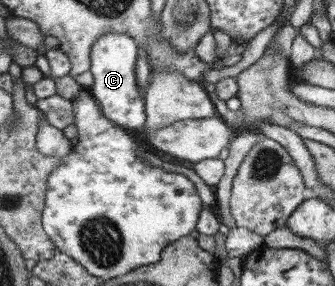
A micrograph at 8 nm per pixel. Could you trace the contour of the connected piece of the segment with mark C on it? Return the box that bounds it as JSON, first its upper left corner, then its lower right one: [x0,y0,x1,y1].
[88,33,145,132]

